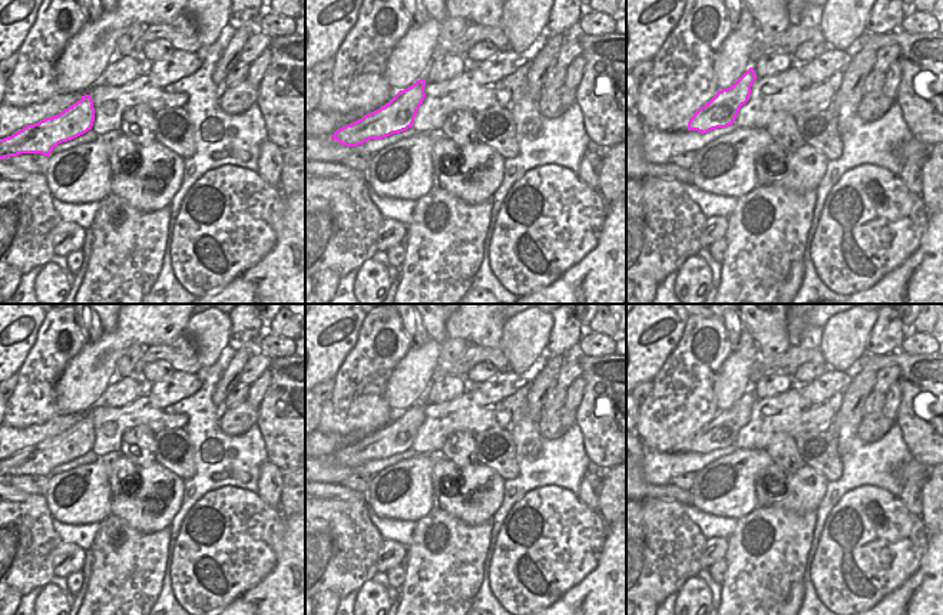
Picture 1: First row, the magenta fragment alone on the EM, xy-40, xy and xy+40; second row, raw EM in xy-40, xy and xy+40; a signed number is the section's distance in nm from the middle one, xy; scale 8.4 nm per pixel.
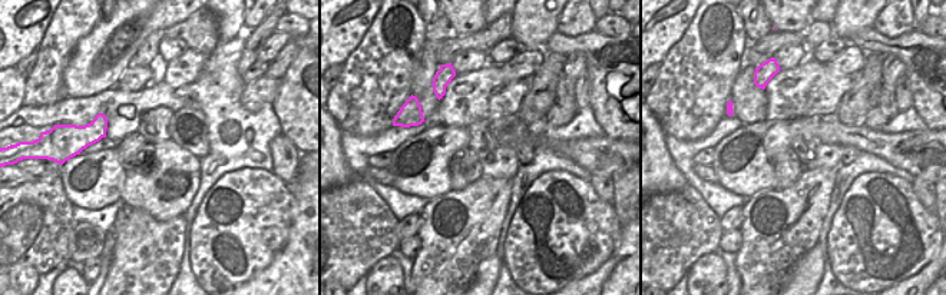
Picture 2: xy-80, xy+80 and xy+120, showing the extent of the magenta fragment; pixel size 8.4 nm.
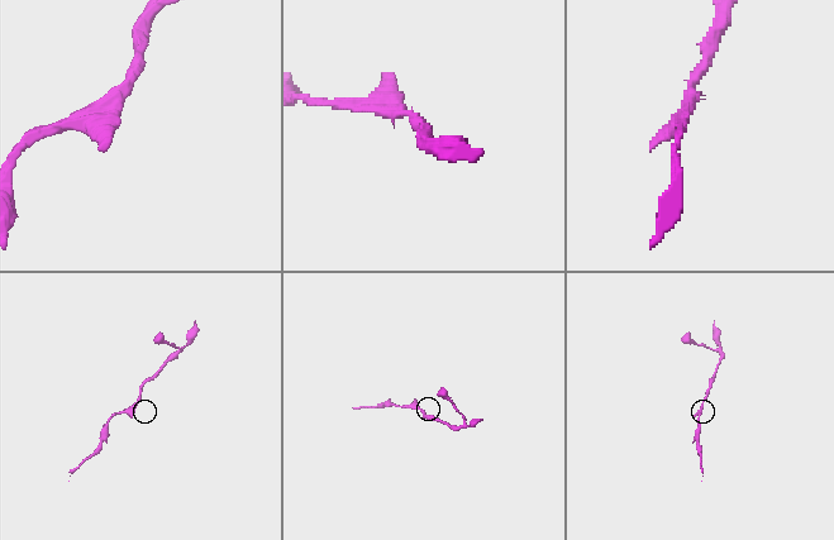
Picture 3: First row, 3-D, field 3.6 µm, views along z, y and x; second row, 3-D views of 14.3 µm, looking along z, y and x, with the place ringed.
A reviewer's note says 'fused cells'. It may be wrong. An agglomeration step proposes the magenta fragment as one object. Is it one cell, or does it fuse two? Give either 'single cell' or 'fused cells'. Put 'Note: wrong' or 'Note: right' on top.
Note: wrong
single cell

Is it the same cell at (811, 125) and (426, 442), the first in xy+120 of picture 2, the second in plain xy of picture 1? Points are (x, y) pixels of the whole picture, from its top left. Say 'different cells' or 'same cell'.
different cells

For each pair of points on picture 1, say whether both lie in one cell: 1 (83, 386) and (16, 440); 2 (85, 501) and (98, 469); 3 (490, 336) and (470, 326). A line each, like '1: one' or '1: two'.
1: two
2: one
3: one

